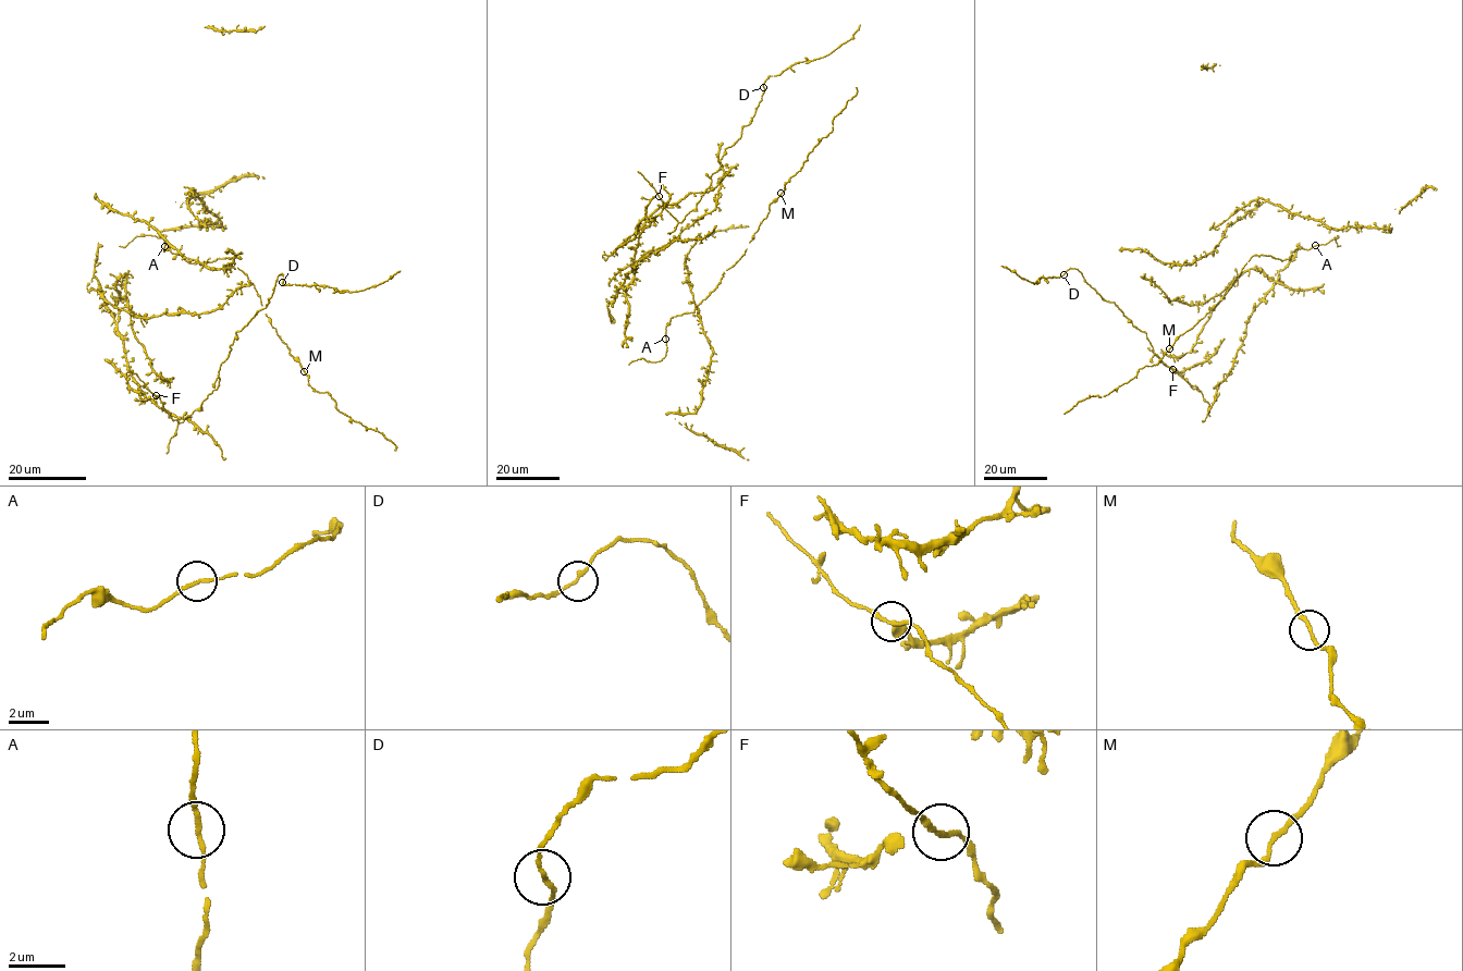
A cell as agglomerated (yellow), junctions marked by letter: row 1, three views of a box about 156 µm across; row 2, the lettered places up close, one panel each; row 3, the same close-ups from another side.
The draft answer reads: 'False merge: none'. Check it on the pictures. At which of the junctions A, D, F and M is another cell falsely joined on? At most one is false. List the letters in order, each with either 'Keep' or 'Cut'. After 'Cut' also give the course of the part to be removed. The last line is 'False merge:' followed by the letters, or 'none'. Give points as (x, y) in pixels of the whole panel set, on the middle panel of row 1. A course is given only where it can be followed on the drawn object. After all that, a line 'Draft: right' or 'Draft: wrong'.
A: Keep
D: Cut. Course of the part to remove: (763, 87), (770, 75), (779, 75), (794, 64), (825, 57), (846, 42), (860, 24)
F: Keep
M: Keep
False merge: D
Draft: wrong

